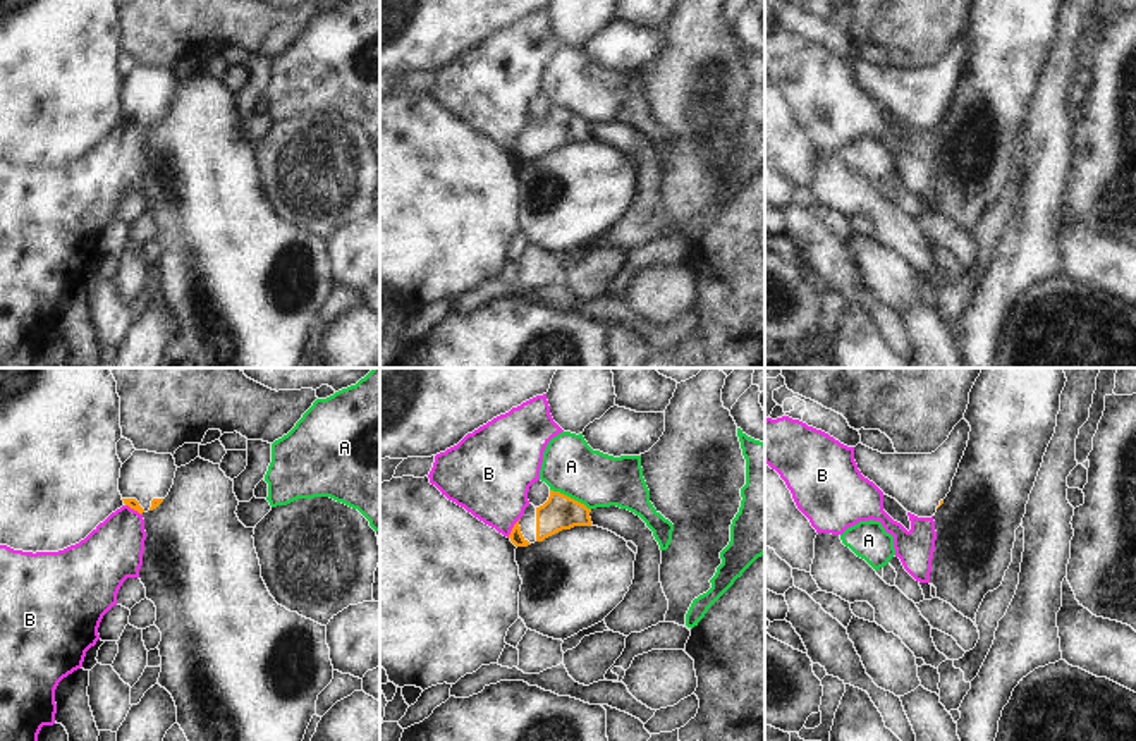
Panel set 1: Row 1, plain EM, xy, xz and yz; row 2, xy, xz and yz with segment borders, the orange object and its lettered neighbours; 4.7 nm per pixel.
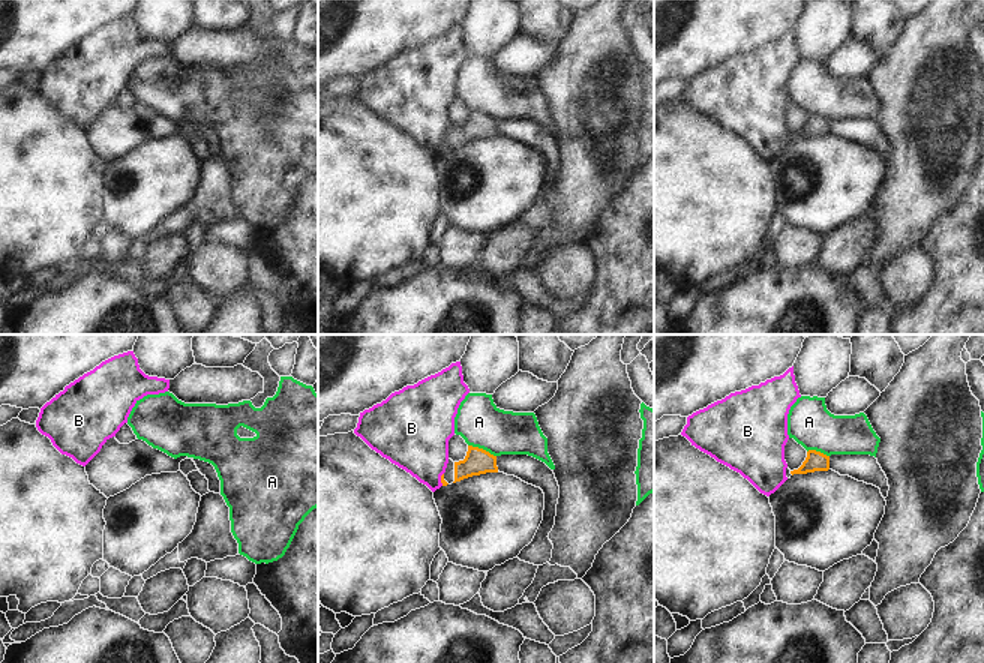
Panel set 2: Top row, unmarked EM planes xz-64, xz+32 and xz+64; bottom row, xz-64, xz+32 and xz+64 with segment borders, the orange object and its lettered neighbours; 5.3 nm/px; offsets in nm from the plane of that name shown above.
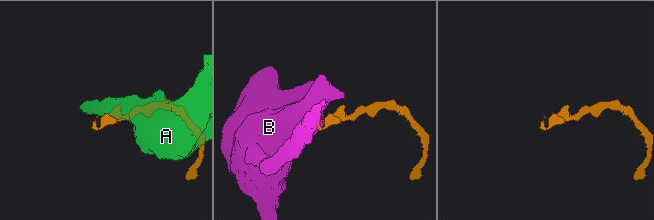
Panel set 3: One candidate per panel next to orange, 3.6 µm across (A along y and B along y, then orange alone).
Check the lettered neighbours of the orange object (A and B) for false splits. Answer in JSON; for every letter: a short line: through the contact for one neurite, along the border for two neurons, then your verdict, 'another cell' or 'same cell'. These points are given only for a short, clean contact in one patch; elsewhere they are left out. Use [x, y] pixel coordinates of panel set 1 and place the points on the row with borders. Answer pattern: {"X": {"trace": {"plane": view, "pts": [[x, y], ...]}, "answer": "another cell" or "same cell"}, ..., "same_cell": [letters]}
{"A": {"trace": {"plane": "xz", "pts": [[550, 489], [583, 502], [590, 509]]}, "answer": "another cell"}, "B": {"trace": {"plane": "xz", "pts": [[519, 518], [507, 537]]}, "answer": "another cell"}, "same_cell": []}

